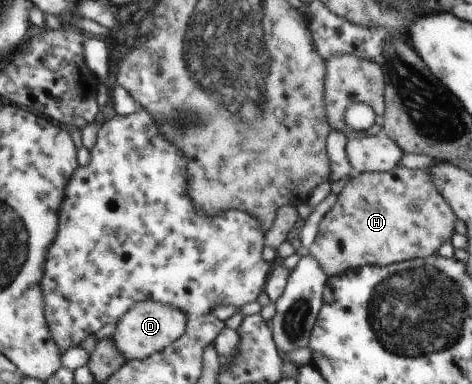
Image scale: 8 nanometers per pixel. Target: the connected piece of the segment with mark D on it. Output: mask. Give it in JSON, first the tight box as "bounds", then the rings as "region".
{"bounds":[111,300,188,360],"region":[[[144,300],[133,304],[120,319],[117,320],[111,338],[118,352],[122,352],[125,360],[142,360],[169,347],[176,339],[180,339],[185,332],[188,318],[178,308],[168,304],[160,304],[154,300]]]}

